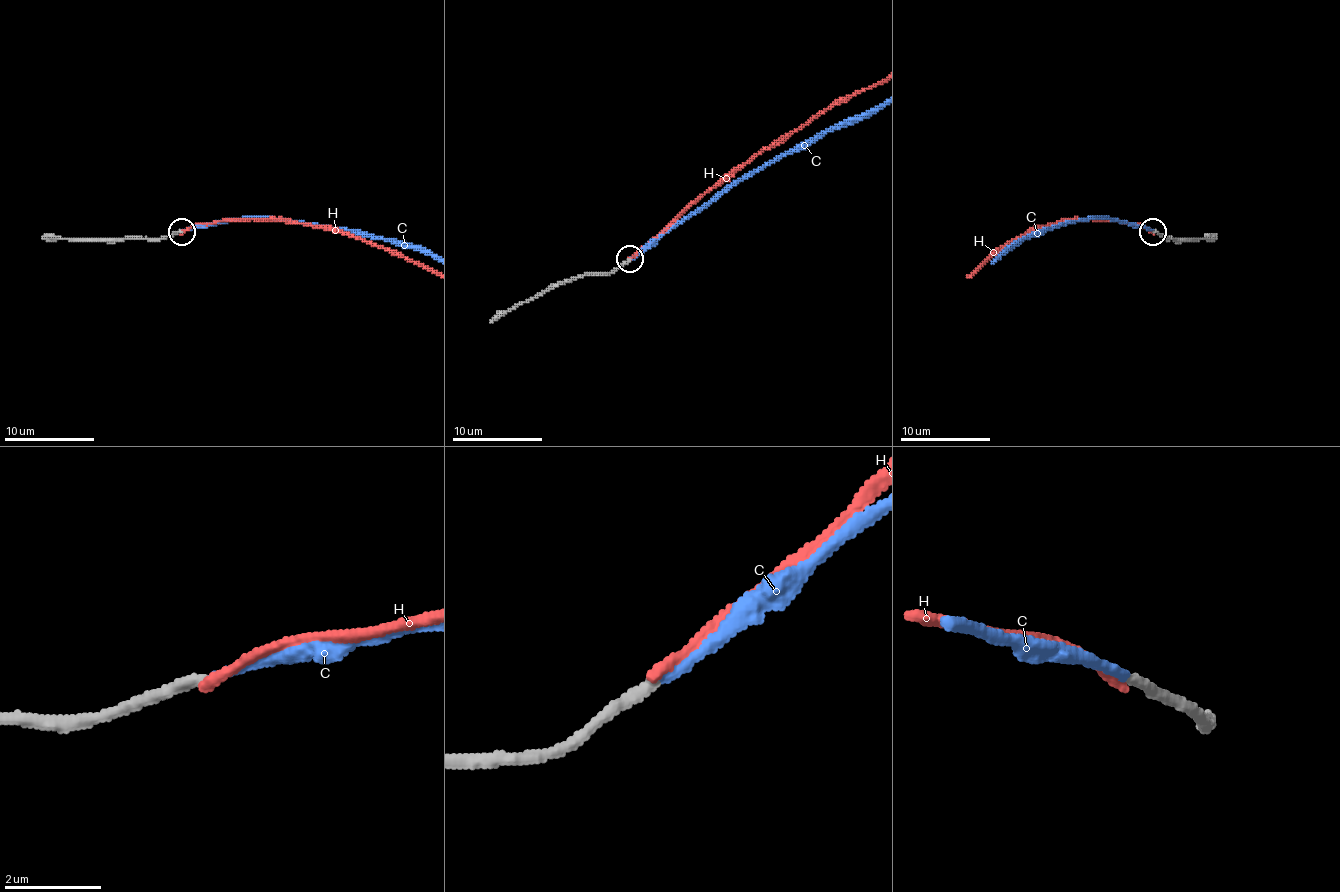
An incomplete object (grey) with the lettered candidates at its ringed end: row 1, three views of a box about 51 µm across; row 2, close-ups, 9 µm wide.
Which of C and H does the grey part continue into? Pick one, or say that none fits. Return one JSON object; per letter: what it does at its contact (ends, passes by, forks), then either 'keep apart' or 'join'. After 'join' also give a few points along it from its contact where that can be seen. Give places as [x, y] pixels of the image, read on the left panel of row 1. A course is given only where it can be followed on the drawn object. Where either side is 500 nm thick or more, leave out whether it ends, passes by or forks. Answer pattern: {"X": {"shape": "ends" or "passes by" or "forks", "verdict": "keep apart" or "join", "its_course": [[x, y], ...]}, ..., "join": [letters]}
{"C": {"shape": "ends", "verdict": "join"}, "H": {"shape": "ends", "verdict": "keep apart"}, "join": ["C"]}

